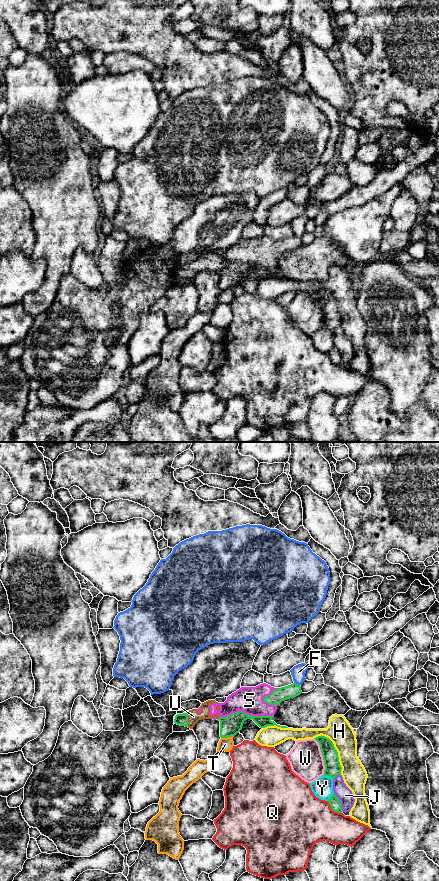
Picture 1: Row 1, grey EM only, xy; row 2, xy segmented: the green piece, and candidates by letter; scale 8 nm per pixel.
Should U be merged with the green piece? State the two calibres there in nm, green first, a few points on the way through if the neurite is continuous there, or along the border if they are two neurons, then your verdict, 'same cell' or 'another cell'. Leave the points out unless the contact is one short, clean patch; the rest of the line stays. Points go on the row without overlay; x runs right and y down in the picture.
100 nm thick on the green side, 100 nm on the other; same cell

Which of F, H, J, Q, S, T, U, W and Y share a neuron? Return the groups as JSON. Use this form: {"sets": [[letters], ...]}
{"sets": [["F"], ["H"], ["J"], ["Q"], ["S", "U"], ["T"], ["W"], ["Y"]]}

